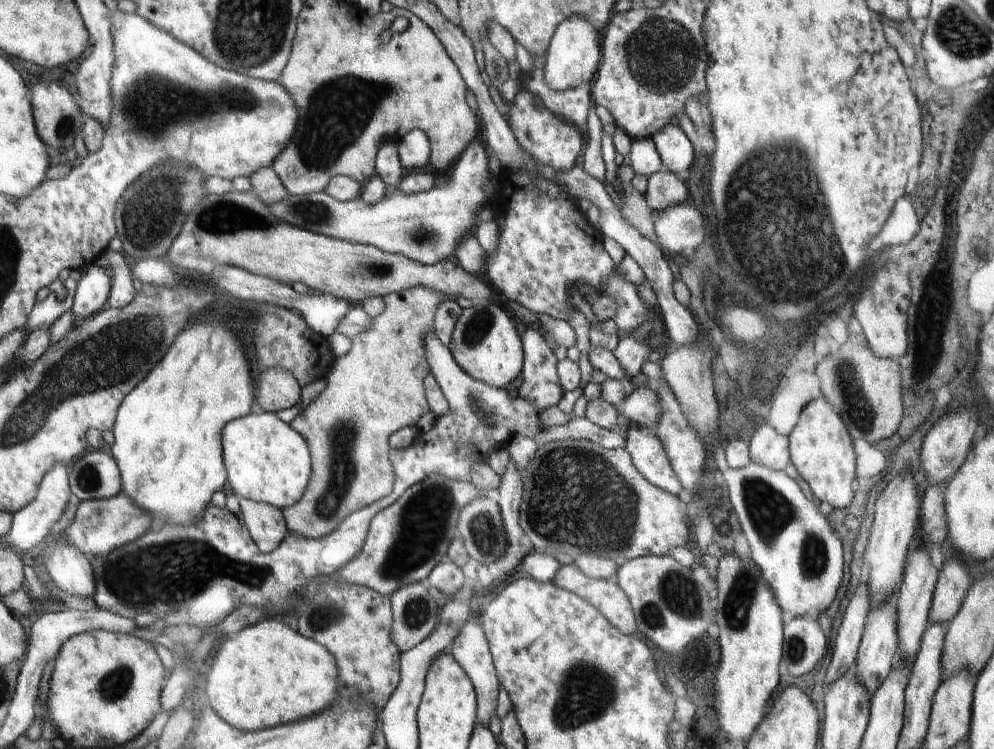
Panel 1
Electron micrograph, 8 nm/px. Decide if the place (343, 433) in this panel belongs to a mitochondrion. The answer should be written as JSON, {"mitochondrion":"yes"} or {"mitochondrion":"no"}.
{"mitochondrion":"yes"}

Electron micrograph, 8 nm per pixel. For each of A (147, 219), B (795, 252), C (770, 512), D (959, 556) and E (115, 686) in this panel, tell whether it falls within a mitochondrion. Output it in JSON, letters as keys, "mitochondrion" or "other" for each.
{"A":"mitochondrion","B":"mitochondrion","C":"mitochondrion","D":"other","E":"mitochondrion"}

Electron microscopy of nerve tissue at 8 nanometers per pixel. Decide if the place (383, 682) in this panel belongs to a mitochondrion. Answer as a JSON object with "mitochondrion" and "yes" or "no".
{"mitochondrion":"no"}

